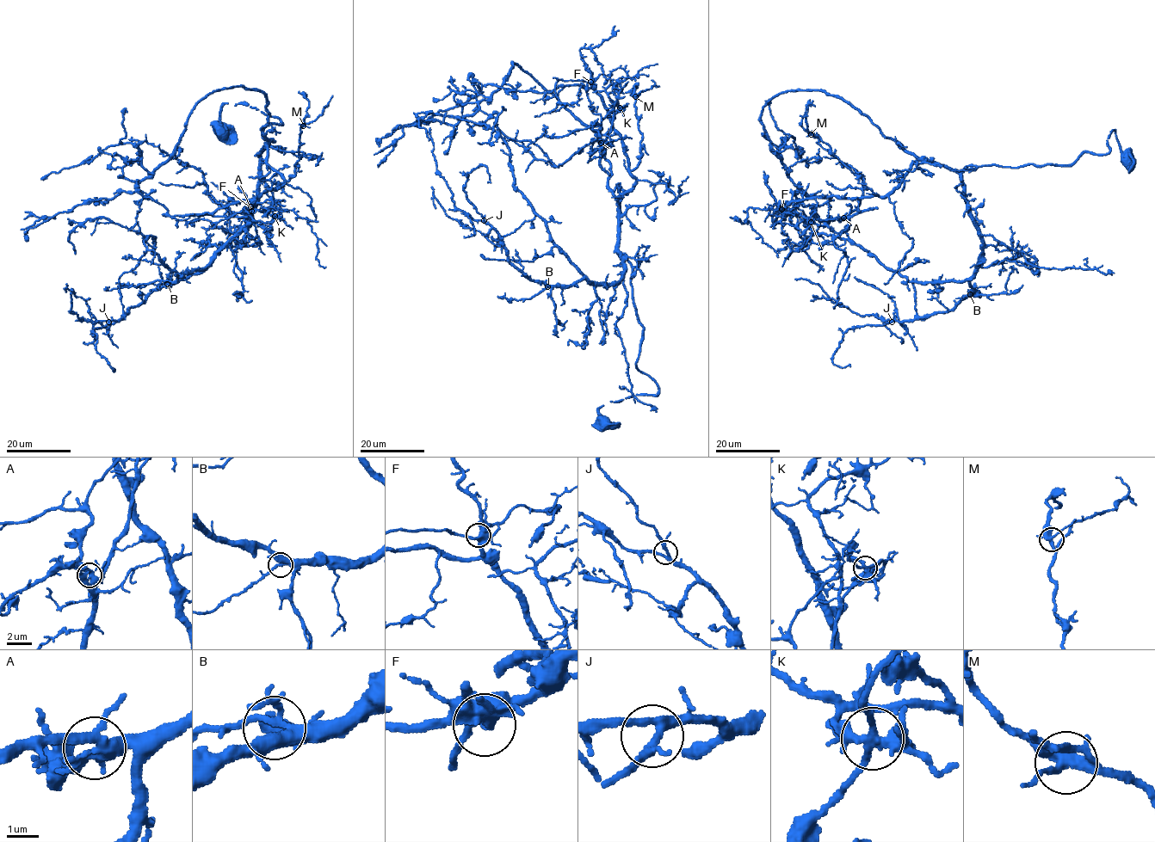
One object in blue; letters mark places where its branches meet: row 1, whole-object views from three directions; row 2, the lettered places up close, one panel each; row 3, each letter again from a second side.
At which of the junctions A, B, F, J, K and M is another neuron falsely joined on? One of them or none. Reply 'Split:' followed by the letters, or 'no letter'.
Split: K

